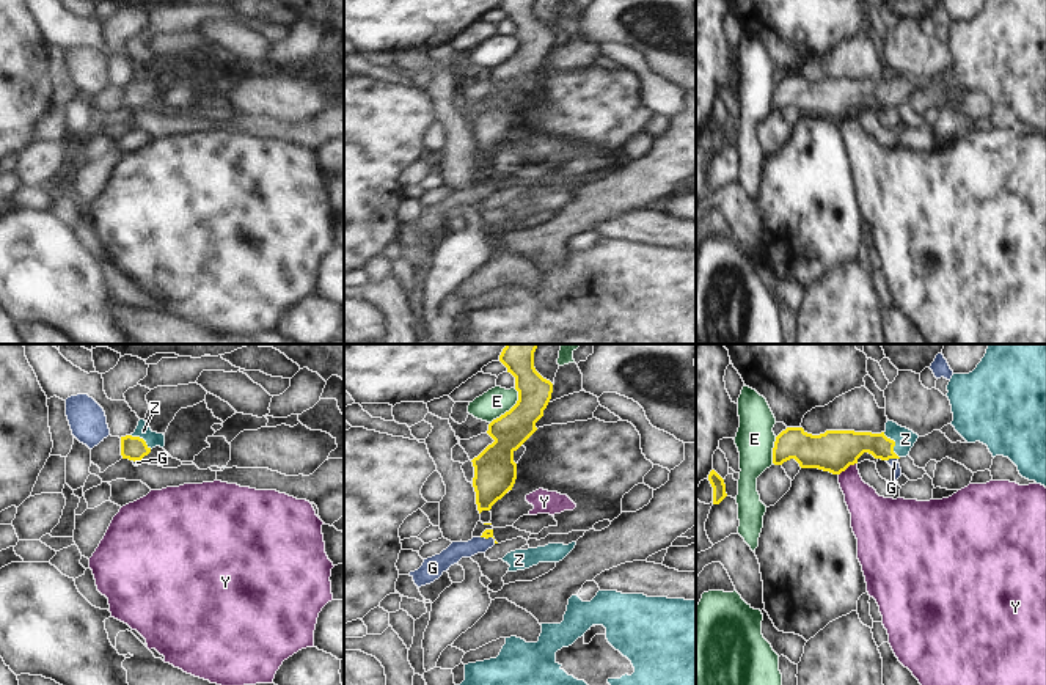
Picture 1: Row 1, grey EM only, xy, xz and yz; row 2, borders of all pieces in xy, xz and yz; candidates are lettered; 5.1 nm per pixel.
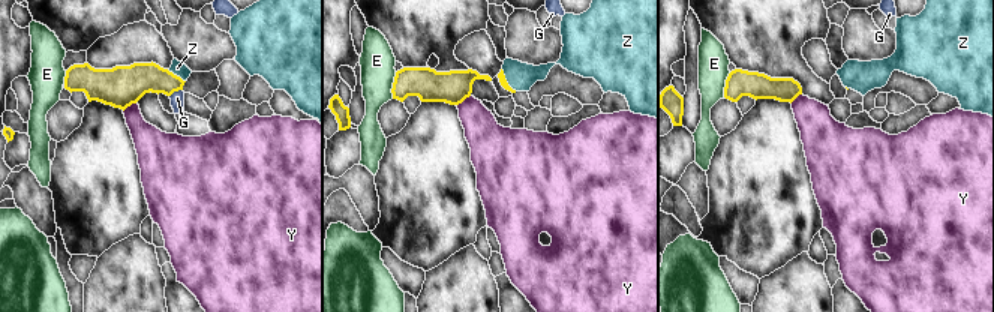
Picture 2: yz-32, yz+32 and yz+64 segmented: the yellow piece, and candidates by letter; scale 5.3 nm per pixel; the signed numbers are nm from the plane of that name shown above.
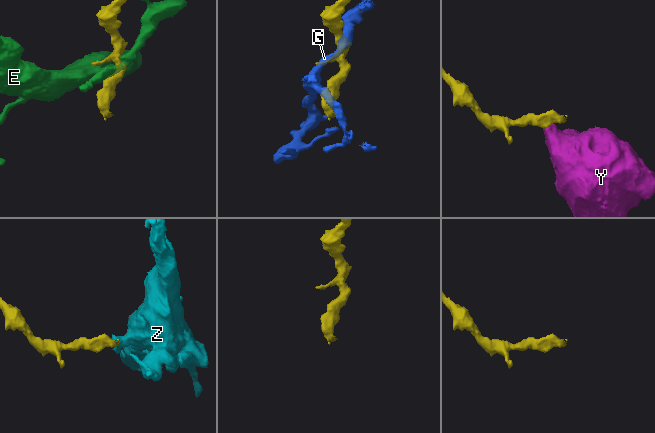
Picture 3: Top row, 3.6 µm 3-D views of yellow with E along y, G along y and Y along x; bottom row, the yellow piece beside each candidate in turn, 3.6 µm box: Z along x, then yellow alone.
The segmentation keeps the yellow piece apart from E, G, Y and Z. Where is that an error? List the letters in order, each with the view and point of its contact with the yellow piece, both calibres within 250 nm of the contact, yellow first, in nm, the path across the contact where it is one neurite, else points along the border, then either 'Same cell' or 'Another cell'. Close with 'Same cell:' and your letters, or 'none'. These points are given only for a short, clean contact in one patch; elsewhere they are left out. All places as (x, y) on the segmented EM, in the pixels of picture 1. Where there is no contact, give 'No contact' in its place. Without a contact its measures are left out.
E: Touches yellow at xz (511, 409). Thickness 180 nm (yellow) against 140 nm. Boundary: xz (515, 388), (515, 402), (490, 423). Another cell
G: Touches yellow at yz (891, 457). Thickness 180 nm (yellow) against 50 nm. Boundary: yz (897, 457), (886, 461). Another cell
Y: Touches yellow at yz (847, 467). Thickness 220 nm (yellow) against 180 nm. Boundary: yz (856, 462), (850, 464), (839, 475). Another cell
Z: Touches yellow at yz (894, 445). Thickness 180 nm (yellow) against 110 nm. Path across: yz (845, 446), (894, 445), (905, 439). Same cell
Same cell: Z

